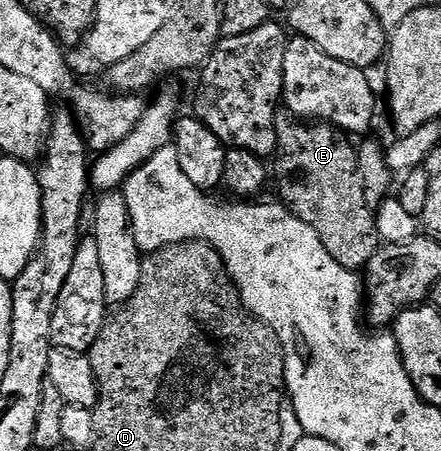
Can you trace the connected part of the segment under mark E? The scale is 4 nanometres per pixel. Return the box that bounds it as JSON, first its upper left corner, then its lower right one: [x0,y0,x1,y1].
[275,112,383,272]

